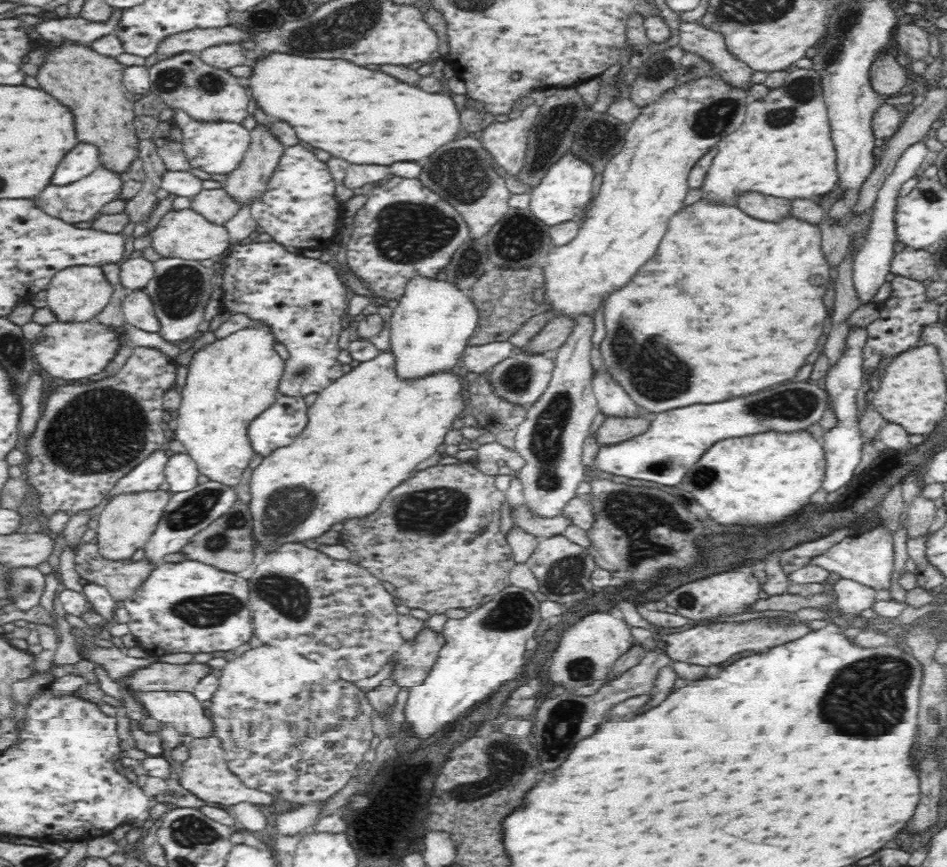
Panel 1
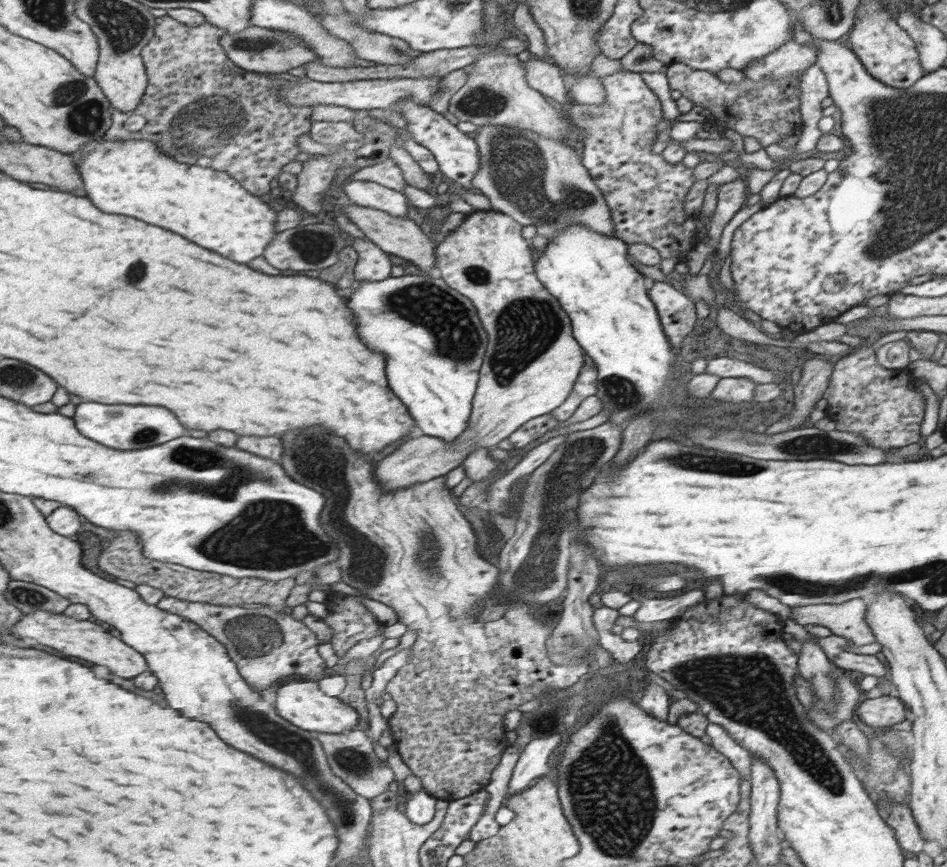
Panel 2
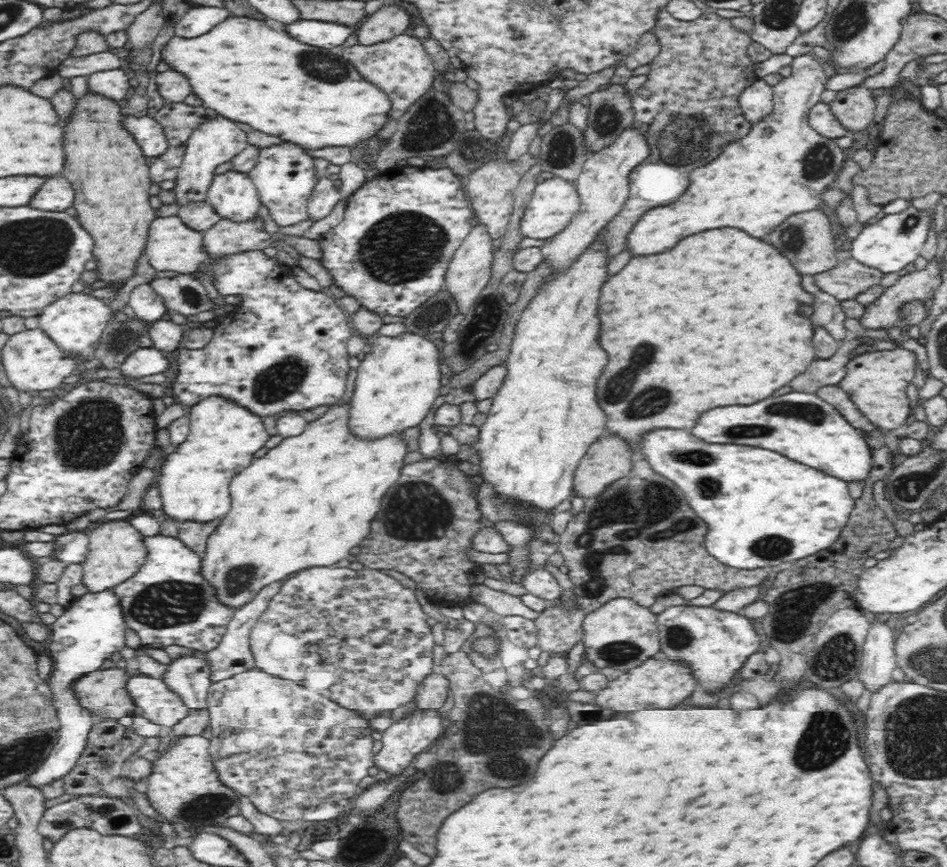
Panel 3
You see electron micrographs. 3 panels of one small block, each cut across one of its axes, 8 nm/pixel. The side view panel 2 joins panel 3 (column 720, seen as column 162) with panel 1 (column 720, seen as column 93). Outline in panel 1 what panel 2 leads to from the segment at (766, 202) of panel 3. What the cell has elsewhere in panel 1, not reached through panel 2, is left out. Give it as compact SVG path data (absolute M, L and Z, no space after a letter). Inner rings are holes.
M798 67L790 74L787 74L785 83L780 88L770 91L763 99L752 101L746 111L744 122L734 131L734 134L726 136L726 138L723 138L718 143L718 153L712 162L712 166L710 166L710 174L708 178L706 178L706 184L704 186L706 198L714 201L732 202L733 194L738 192L738 190L744 190L744 188L754 188L754 190L758 190L758 192L766 192L766 194L782 196L782 198L787 199L794 198L794 196L814 199L818 196L830 194L837 180L835 171L835 147L832 146L832 144L829 114L826 100L823 99L822 73L818 72L818 69Z

